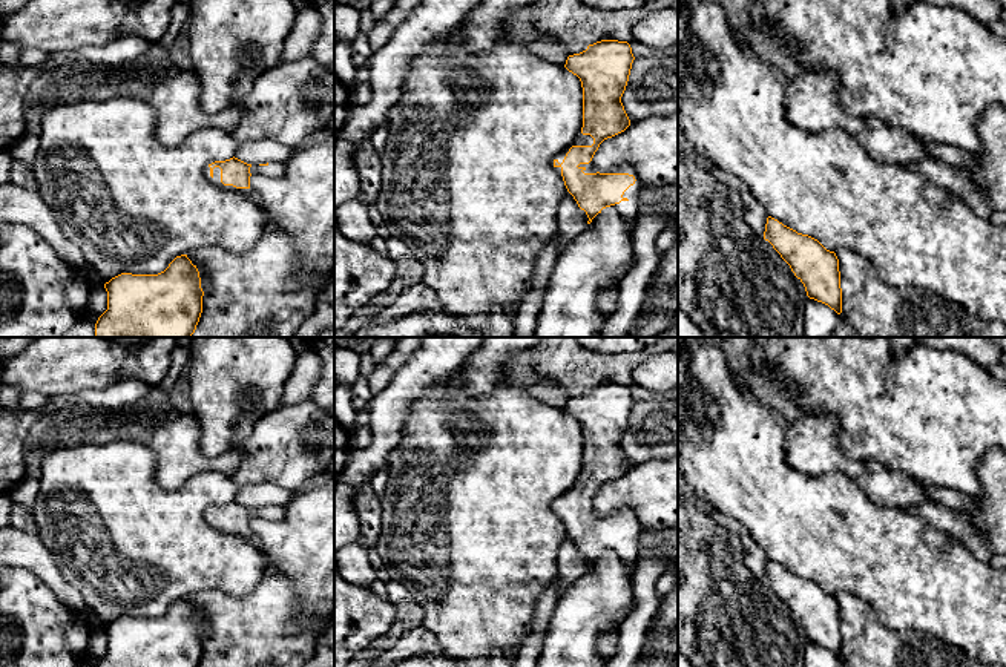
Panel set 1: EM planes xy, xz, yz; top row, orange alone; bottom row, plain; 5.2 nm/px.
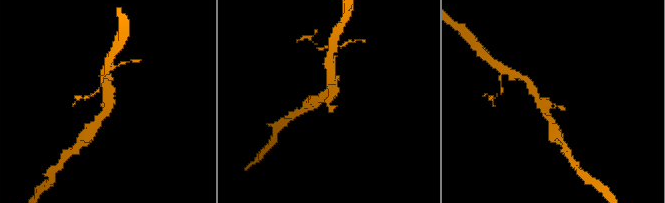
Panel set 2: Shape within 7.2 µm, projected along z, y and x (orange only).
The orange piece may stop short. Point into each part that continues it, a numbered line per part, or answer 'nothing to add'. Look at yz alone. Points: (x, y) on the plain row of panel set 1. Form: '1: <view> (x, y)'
nothing to add

